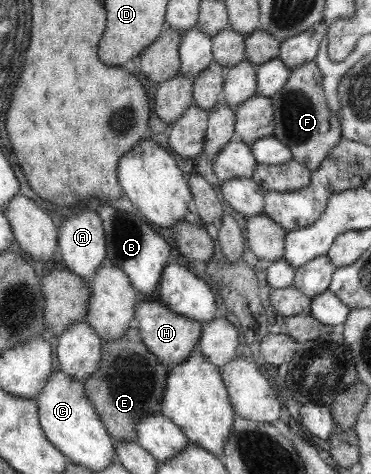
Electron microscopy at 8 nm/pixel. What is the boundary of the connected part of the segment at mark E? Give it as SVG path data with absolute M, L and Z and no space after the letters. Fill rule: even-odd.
M136 327L127 329L123 336L103 341L101 355L98 370L84 381L87 398L115 441L137 442L135 427L138 421L162 411L168 370L146 348Z

